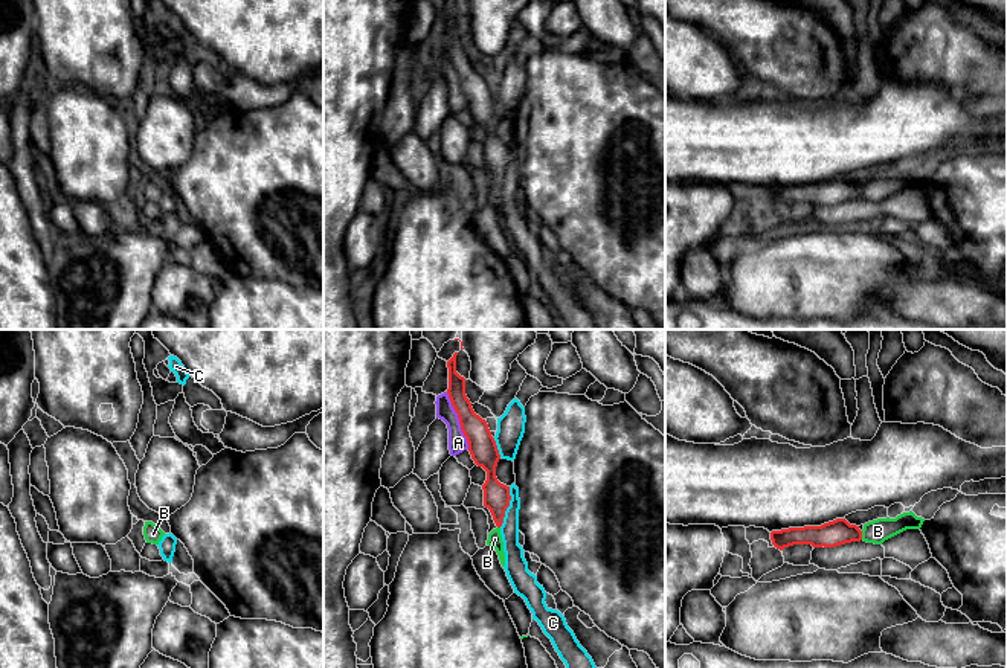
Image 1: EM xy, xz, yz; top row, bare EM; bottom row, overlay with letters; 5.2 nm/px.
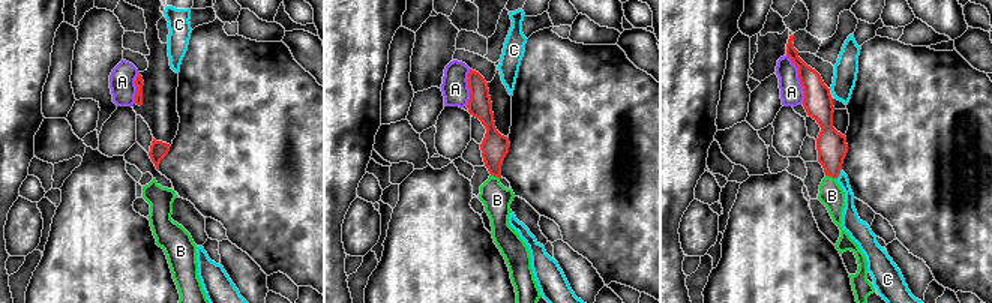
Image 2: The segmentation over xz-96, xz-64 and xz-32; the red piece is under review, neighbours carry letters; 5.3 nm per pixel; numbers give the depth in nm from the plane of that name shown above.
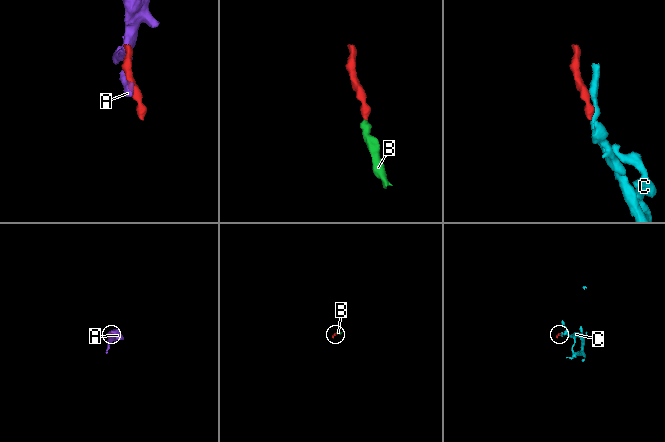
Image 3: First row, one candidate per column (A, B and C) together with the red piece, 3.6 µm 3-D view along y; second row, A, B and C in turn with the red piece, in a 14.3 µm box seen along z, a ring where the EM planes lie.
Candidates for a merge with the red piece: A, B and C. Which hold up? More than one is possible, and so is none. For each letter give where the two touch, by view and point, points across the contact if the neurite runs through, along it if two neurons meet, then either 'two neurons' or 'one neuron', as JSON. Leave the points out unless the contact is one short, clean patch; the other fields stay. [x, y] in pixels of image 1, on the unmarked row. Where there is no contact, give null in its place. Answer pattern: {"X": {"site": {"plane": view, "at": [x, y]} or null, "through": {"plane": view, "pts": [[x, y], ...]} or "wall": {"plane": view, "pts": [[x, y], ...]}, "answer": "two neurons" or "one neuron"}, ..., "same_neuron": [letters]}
{"A": {"site": {"plane": "xz", "at": [460, 80]}, "answer": "two neurons"}, "B": {"site": {"plane": "yz", "at": [861, 194]}, "through": {"plane": "yz", "pts": [[836, 191], [861, 194], [878, 189]]}, "answer": "one neuron"}, "C": {"site": {"plane": "xz", "at": [508, 163]}, "answer": "two neurons"}, "same_neuron": ["B"]}

